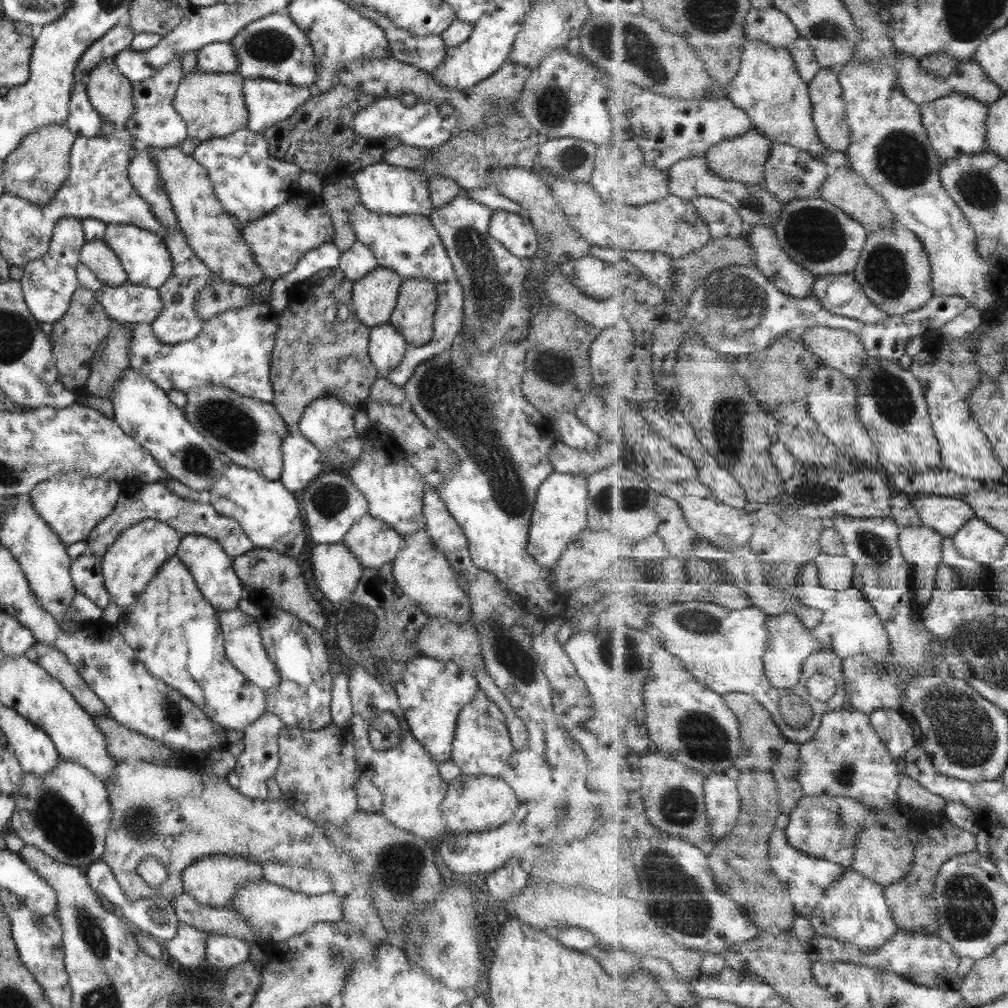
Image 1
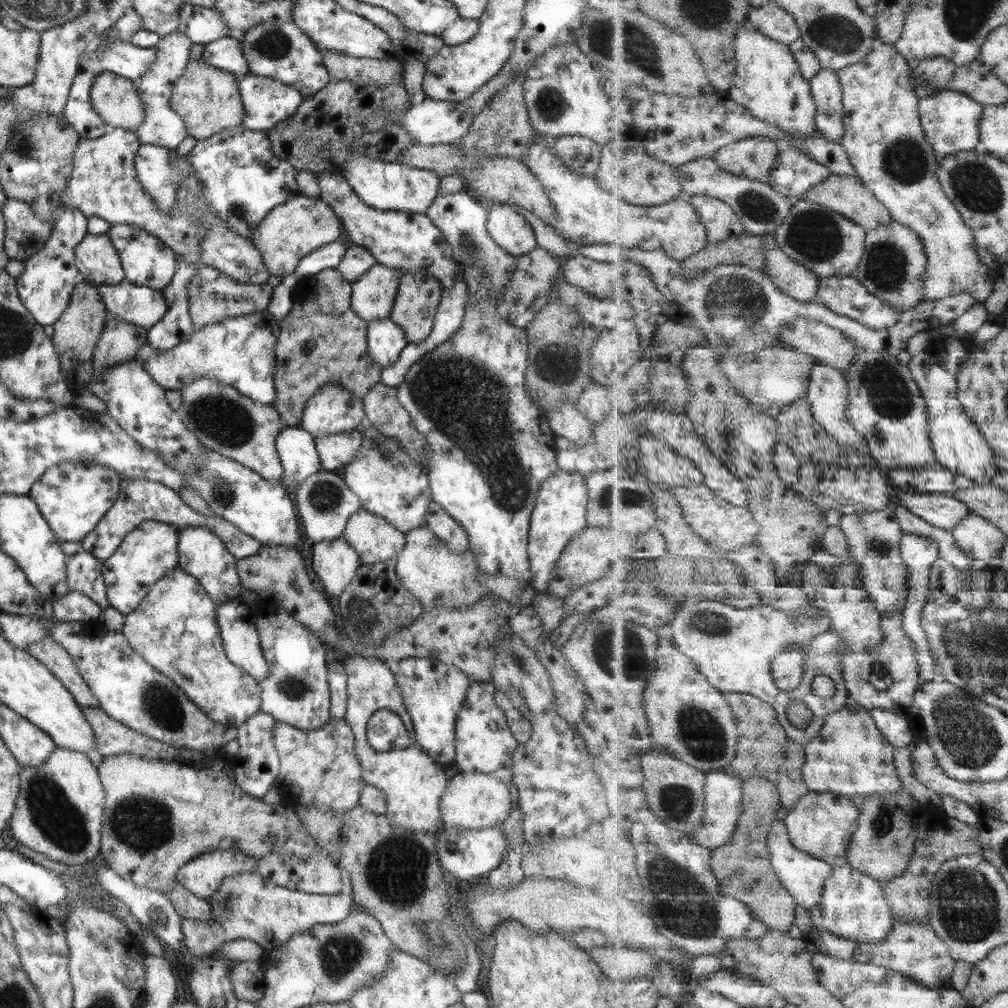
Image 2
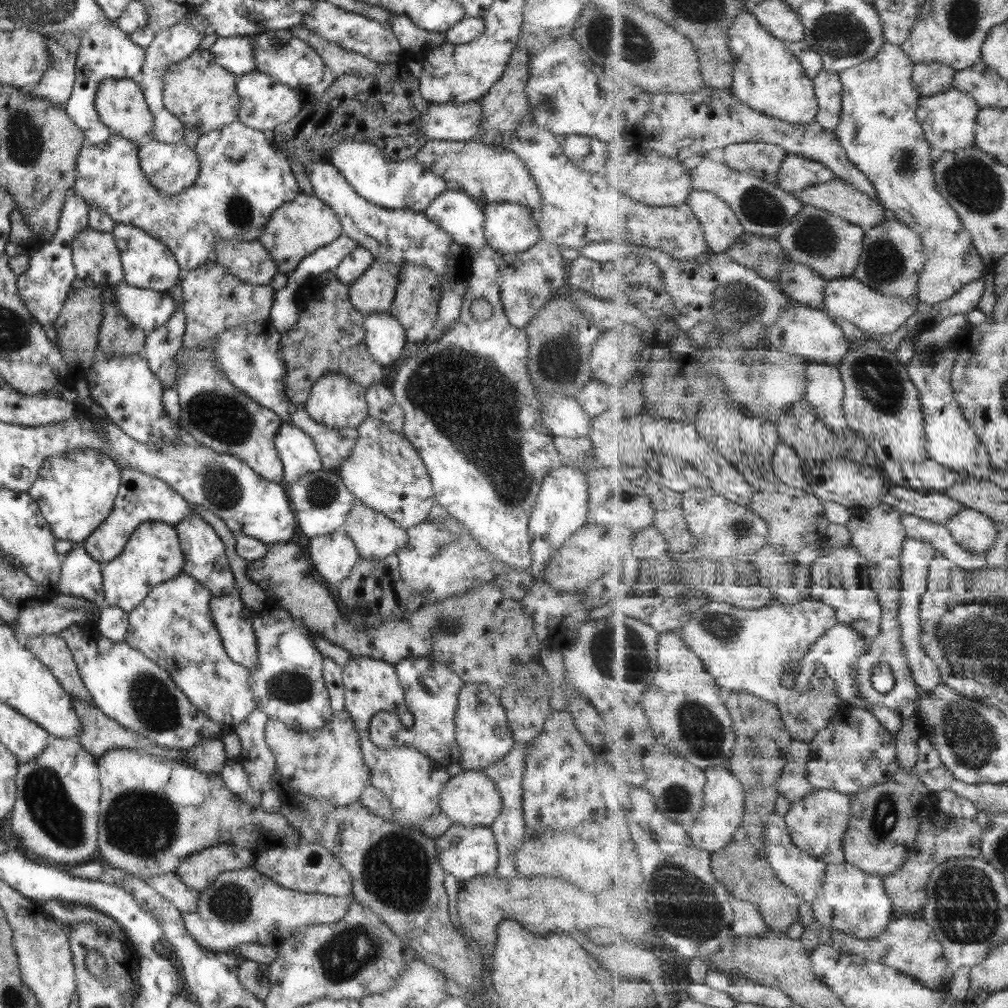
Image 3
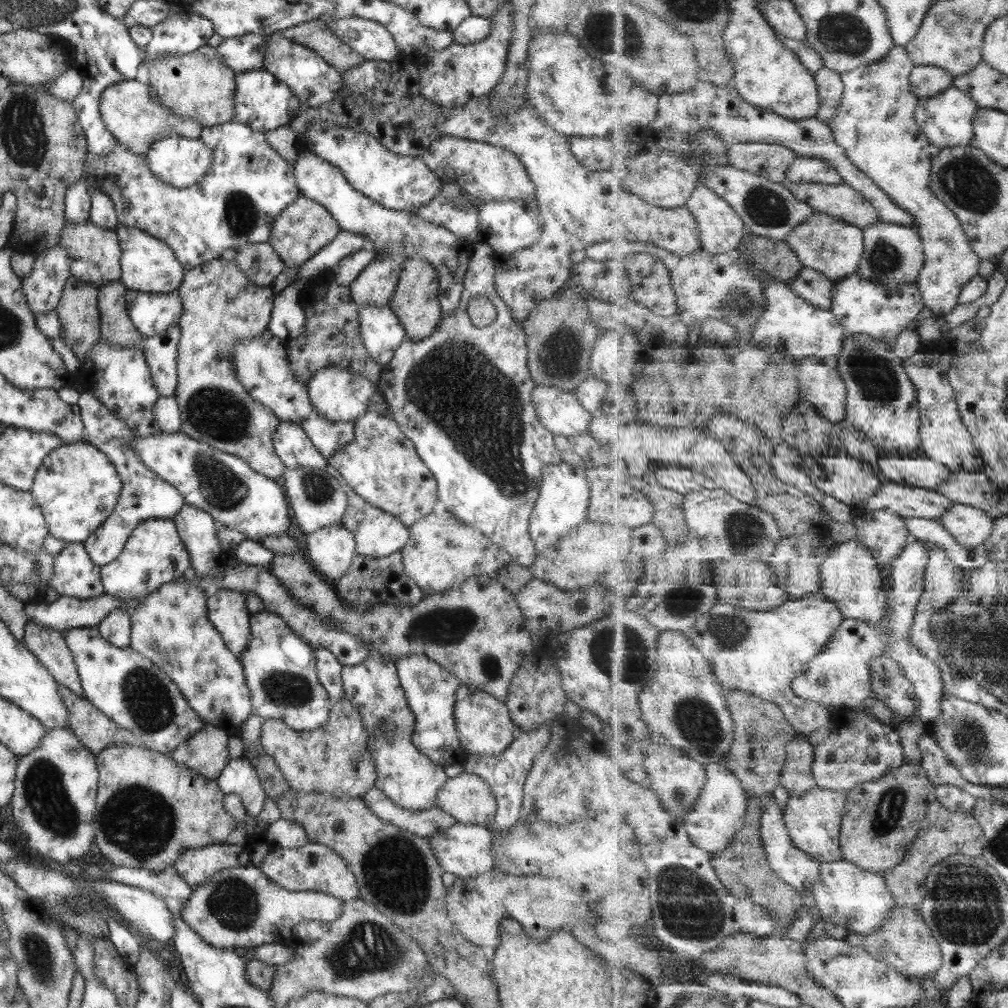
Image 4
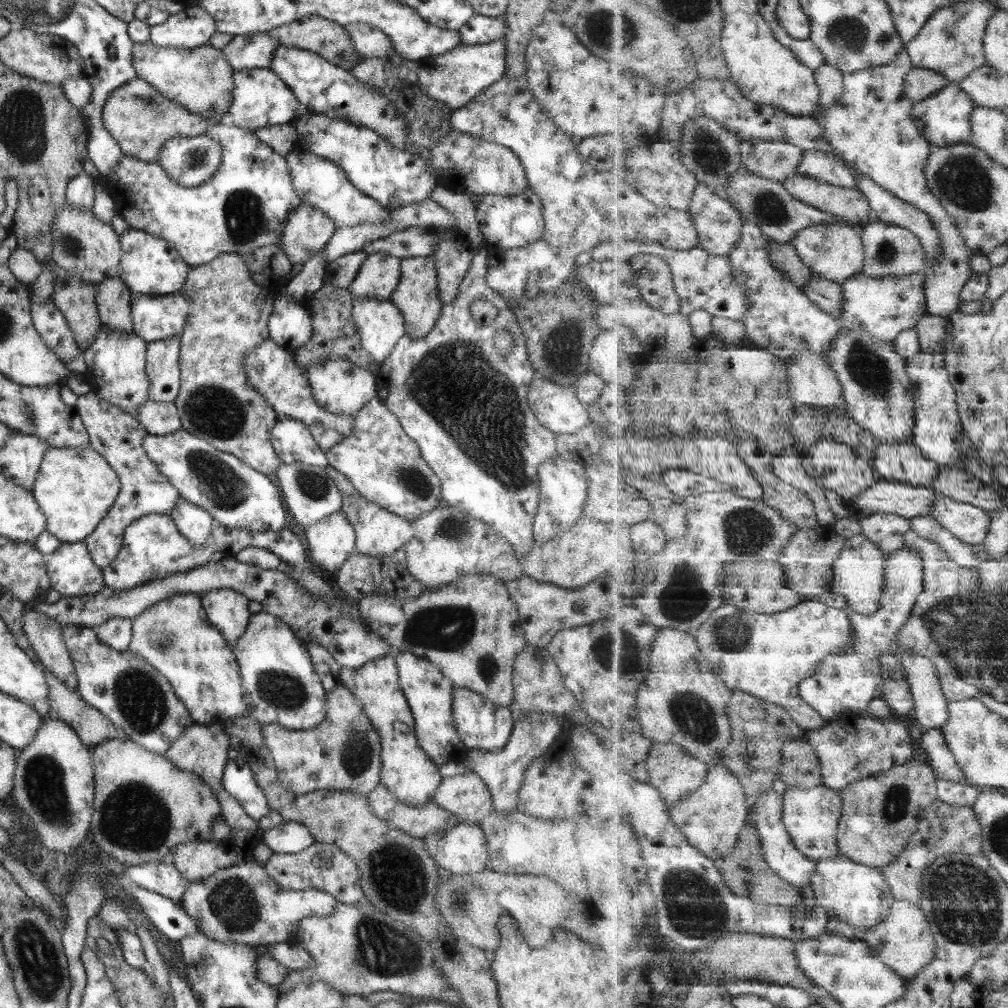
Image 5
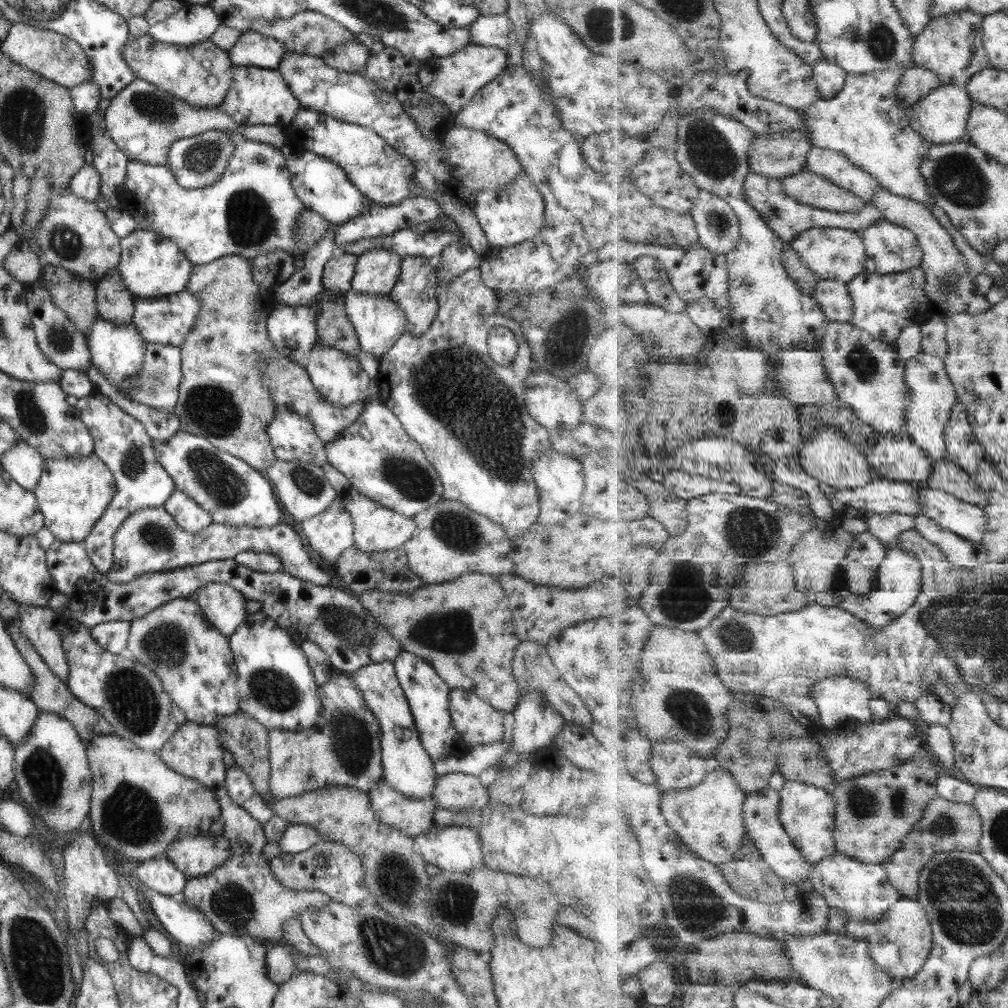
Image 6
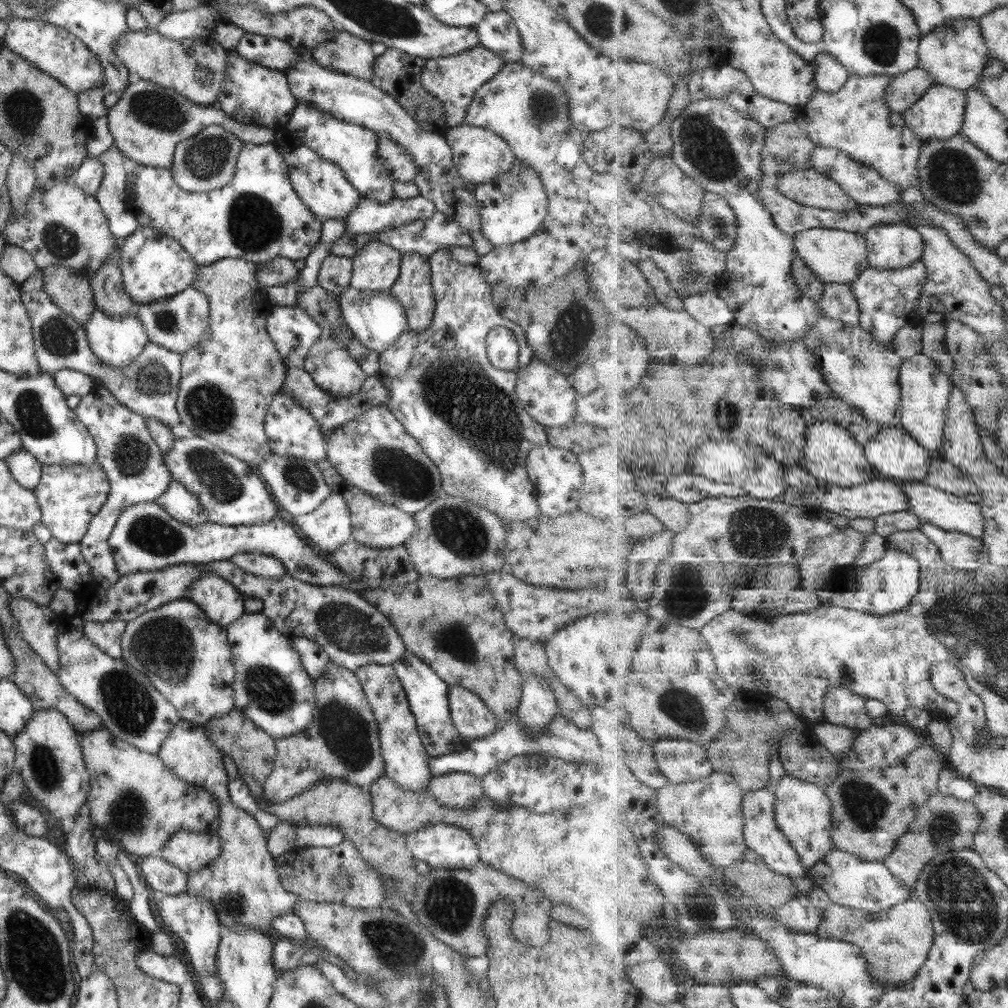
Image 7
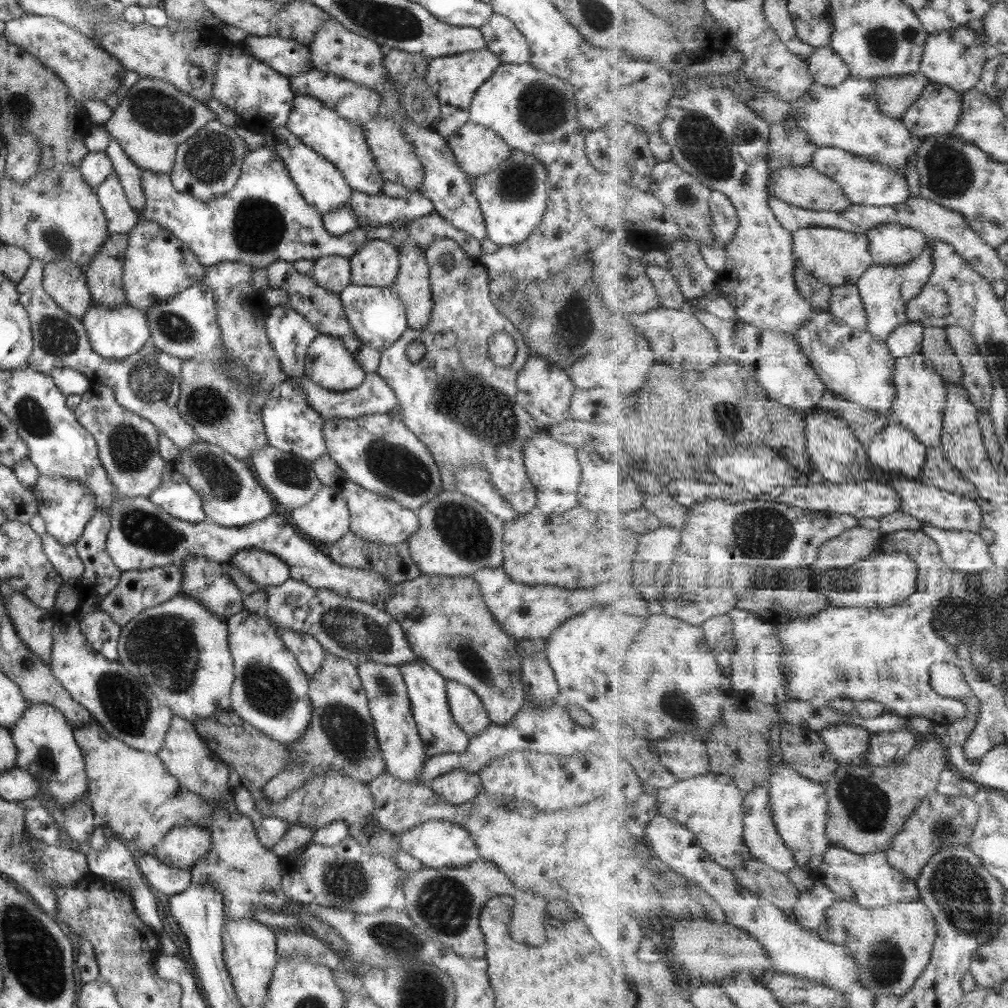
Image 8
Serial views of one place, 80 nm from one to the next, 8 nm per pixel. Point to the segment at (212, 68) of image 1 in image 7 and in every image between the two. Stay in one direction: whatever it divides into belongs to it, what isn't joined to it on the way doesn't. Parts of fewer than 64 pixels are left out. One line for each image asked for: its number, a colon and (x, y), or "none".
2: (224, 54)
3: (234, 54)
4: (241, 54)
5: (251, 51)
6: (251, 49)
7: (266, 51)

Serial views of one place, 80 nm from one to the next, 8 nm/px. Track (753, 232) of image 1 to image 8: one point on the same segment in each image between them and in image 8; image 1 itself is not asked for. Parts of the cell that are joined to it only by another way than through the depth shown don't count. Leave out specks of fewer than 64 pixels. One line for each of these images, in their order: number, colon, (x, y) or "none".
2: (802, 283)
3: (801, 282)
4: (810, 284)
5: (829, 295)
6: (834, 297)
7: (838, 301)
8: (846, 303)

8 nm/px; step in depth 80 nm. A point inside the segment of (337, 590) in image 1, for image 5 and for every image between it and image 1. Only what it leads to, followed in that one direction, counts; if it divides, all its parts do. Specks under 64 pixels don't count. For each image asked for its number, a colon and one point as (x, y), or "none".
2: (335, 563)
3: (333, 556)
4: (331, 549)
5: (329, 542)

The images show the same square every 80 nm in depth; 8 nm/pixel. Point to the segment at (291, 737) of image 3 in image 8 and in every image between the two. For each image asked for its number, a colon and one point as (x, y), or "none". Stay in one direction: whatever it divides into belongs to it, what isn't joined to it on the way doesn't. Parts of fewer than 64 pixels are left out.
4: (334, 759)
5: (342, 752)
6: (342, 748)
7: (342, 741)
8: (339, 736)

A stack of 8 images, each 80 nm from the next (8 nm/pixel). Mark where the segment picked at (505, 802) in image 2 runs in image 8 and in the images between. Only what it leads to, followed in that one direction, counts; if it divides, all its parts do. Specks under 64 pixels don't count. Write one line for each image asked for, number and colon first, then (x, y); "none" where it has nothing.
3: (469, 799)
4: (466, 798)
5: (464, 795)
6: (455, 792)
7: (456, 790)
8: (457, 787)

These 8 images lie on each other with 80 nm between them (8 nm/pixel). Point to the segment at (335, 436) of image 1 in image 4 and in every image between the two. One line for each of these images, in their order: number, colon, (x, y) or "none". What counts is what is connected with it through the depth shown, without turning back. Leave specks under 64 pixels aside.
2: (331, 410)
3: (335, 402)
4: (337, 394)

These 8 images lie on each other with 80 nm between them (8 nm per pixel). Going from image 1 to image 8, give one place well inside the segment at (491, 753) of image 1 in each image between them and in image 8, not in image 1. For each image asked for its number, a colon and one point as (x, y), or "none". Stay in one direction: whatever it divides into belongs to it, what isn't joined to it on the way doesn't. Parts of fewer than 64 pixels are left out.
2: (483, 743)
3: (481, 733)
4: (482, 723)
5: (482, 725)
6: (476, 722)
7: (471, 719)
8: (468, 713)

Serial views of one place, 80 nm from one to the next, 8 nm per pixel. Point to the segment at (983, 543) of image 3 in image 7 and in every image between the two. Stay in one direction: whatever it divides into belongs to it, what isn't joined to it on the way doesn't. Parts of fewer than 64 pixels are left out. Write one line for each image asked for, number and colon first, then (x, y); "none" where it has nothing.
4: (969, 525)
5: (969, 523)
6: (968, 520)
7: (951, 512)

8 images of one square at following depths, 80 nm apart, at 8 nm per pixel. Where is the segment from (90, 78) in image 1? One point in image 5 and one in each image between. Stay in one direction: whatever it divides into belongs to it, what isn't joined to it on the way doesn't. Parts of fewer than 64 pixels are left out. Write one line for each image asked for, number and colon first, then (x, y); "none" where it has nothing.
2: (114, 99)
3: (119, 104)
4: (135, 120)
5: (139, 119)

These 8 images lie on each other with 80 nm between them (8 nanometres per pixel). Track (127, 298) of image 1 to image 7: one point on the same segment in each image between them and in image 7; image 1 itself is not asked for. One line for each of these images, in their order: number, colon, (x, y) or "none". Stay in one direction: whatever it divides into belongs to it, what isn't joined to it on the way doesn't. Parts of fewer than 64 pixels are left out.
2: (140, 306)
3: (146, 309)
4: (150, 313)
5: (153, 317)
6: (165, 321)
7: (177, 322)

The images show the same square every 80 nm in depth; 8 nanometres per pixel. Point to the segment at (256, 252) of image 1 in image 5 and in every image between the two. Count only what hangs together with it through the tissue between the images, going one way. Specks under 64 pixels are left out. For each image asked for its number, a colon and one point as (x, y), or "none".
2: (288, 232)
3: (295, 229)
4: (303, 227)
5: (305, 230)

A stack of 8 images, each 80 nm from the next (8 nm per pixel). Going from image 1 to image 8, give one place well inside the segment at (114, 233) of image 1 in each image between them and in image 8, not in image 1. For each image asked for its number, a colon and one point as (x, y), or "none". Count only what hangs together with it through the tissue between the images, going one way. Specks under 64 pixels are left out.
2: (146, 261)
3: (147, 263)
4: (148, 265)
5: (149, 265)
6: (150, 266)
7: (153, 266)
8: (156, 265)

